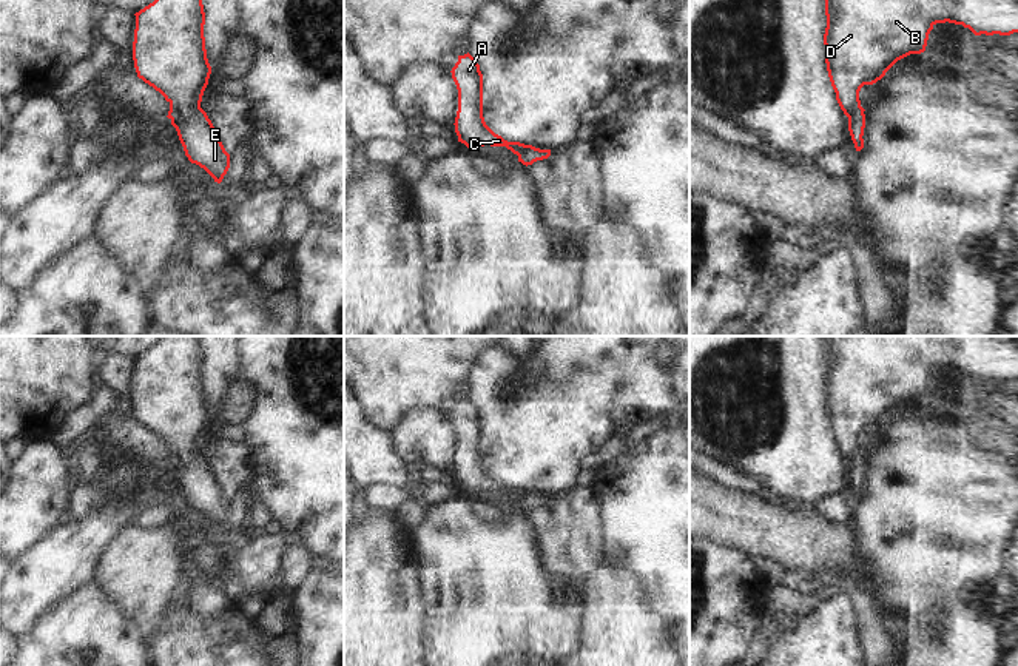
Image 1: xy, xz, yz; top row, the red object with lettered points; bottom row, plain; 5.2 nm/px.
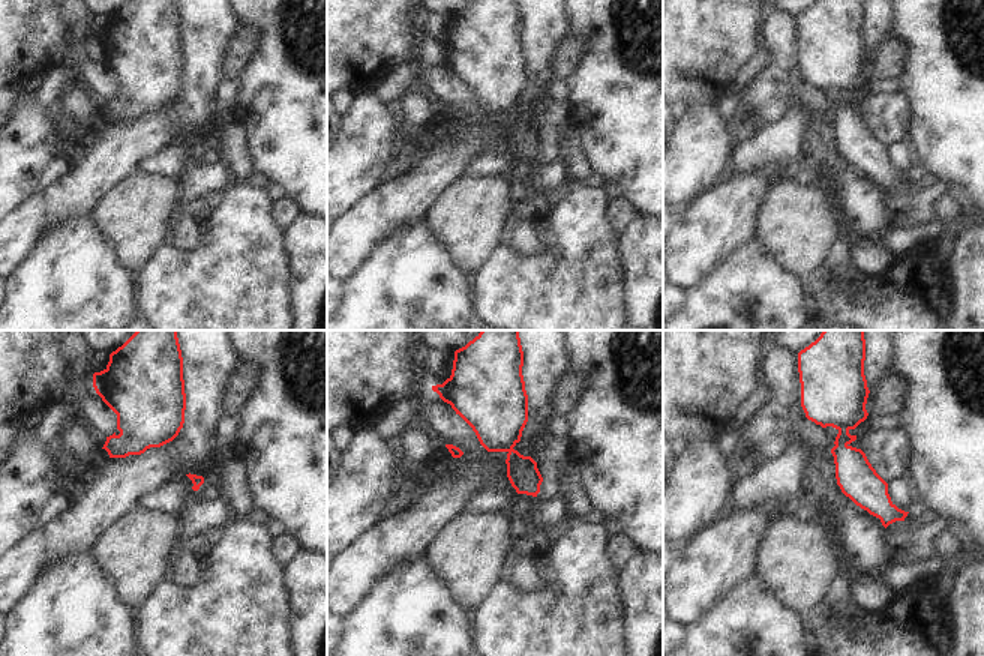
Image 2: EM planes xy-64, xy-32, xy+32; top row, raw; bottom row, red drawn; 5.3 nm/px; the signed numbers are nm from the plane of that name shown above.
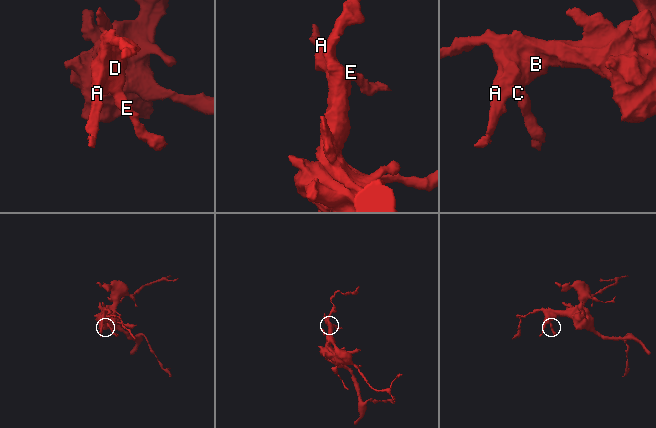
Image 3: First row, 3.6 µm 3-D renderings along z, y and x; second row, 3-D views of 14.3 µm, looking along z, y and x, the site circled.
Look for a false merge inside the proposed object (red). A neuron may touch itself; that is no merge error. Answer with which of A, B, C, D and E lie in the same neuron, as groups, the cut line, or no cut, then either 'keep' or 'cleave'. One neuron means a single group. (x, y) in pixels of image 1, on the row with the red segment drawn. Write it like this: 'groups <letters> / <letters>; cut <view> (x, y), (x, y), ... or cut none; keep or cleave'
groups A B C D E; cut none; keep

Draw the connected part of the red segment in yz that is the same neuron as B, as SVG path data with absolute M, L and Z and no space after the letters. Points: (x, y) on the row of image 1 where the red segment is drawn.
M825 0L825 63L836 100L848 117L856 151L864 148L865 114L859 91L873 85L901 59L925 51L936 23L955 23L975 35L1018 32L1018 0Z

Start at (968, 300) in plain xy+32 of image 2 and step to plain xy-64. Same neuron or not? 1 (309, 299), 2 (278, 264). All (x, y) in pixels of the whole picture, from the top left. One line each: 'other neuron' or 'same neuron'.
1: same neuron
2: other neuron

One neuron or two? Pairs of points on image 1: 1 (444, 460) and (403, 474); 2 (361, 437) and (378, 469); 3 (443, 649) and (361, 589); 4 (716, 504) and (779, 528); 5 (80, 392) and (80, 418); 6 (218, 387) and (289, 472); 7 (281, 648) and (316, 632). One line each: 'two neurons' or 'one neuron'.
1: two neurons
2: one neuron
3: two neurons
4: one neuron
5: two neurons
6: two neurons
7: two neurons

